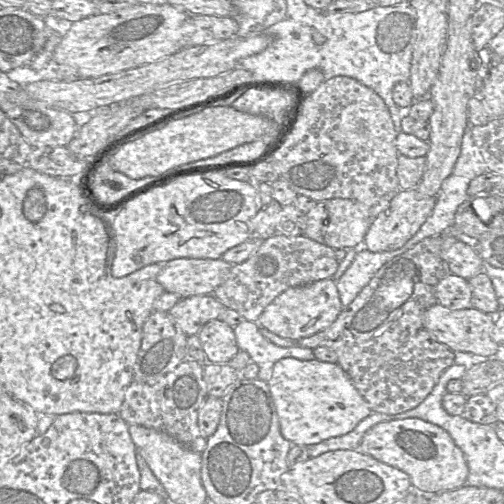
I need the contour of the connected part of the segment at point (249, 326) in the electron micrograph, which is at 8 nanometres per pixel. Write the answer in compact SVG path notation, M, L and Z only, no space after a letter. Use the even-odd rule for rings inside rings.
M243 320L233 329L239 349L246 351L251 361L259 366L257 378L265 382L271 378L274 364L282 358L314 359L313 349L280 337L260 327L258 322Z

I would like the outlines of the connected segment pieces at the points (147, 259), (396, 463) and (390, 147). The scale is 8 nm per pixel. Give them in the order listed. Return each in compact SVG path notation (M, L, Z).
M217 171L182 176L167 185L155 187L130 200L108 219L108 235L115 237L111 273L115 278L121 278L146 265L163 265L177 258L219 259L227 250L250 238L257 207L256 185L230 179Z
M419 418L393 420L374 425L364 434L358 451L405 472L410 477L412 488L425 494L455 490L465 485L468 477L465 456L449 434L443 428Z
M334 76L325 79L312 93L303 96L293 122L264 161L270 161L279 175L279 179L285 181L298 195L310 197L316 202L332 198L351 199L363 204L371 219L373 219L387 208L390 201L401 190L397 177L398 151L395 144L396 135L397 132L389 110L383 99L375 91L349 76Z

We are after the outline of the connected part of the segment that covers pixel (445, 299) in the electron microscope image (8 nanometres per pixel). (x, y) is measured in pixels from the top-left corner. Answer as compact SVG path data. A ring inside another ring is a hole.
M448 273L435 288L438 304L450 310L470 309L471 289L466 279Z

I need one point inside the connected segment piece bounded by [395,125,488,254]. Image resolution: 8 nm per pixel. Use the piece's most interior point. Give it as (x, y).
(453, 192)

